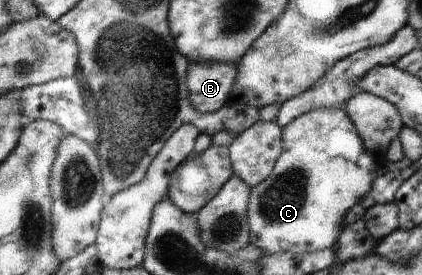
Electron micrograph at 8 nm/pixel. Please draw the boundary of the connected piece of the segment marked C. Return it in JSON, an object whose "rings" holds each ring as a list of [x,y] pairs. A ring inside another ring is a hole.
{"rings":[[[342,108],[305,112],[282,127],[283,153],[265,181],[250,188],[251,243],[265,254],[303,253],[334,249],[345,231],[347,214],[373,189],[377,162],[362,145],[353,122]]]}

